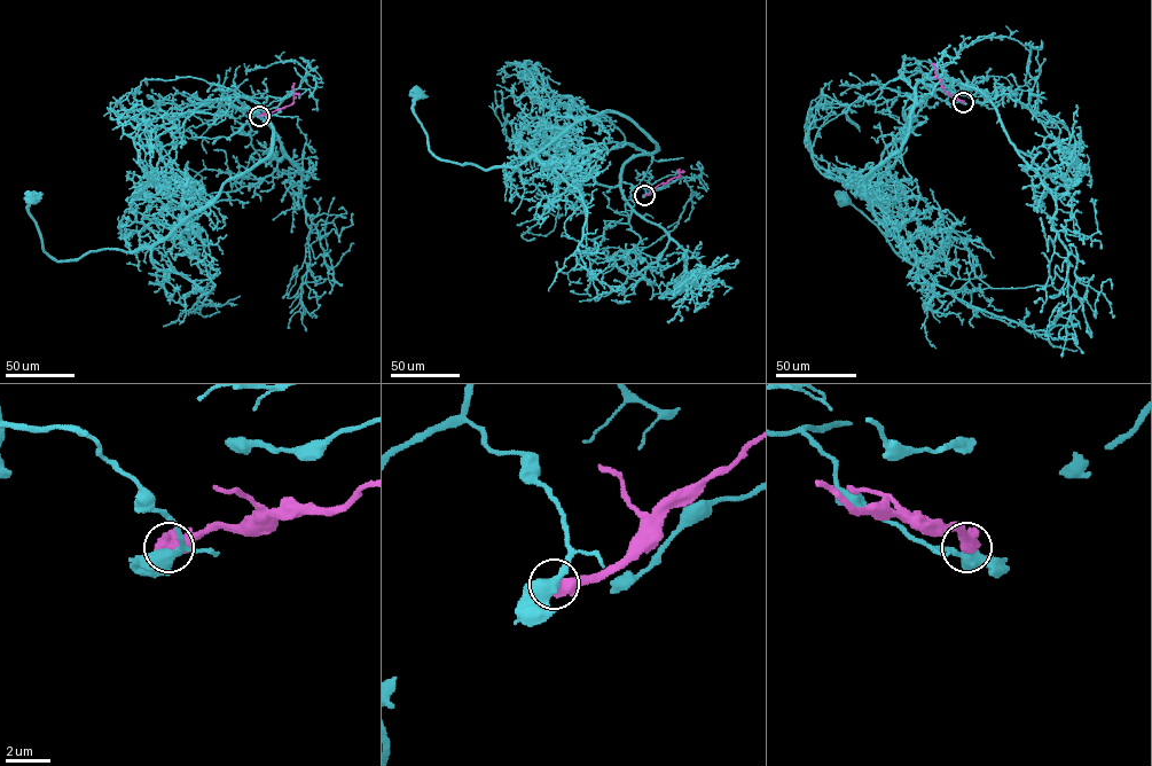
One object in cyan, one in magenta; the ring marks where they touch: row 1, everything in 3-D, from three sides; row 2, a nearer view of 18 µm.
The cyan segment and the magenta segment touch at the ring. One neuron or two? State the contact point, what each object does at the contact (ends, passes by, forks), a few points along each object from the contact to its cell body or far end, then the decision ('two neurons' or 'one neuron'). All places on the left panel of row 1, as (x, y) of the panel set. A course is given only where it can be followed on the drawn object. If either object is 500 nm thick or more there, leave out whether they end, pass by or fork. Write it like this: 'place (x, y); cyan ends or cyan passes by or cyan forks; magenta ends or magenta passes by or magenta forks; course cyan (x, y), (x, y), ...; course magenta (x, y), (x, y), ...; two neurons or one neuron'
place (259, 116); course cyan (259, 116), (236, 95), (260, 107), (272, 150), (150, 245), (55, 260), (29, 212), (34, 198); course magenta (259, 116), (290, 104), (294, 83); two neurons

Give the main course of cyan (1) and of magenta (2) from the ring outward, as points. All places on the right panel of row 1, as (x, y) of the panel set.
1: (963, 102), (951, 93), (977, 91), (923, 79), (906, 142), (866, 178), (925, 273), (841, 200)
2: (963, 102), (942, 90), (932, 63)

